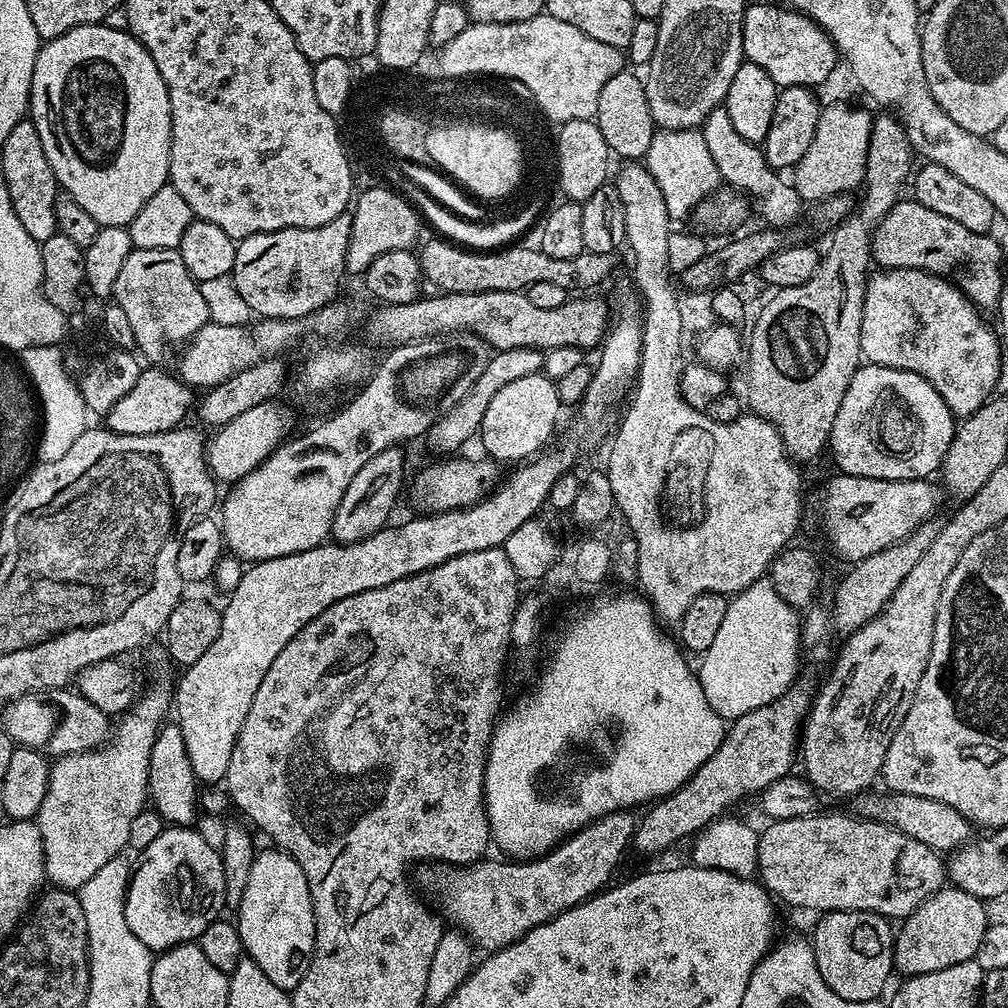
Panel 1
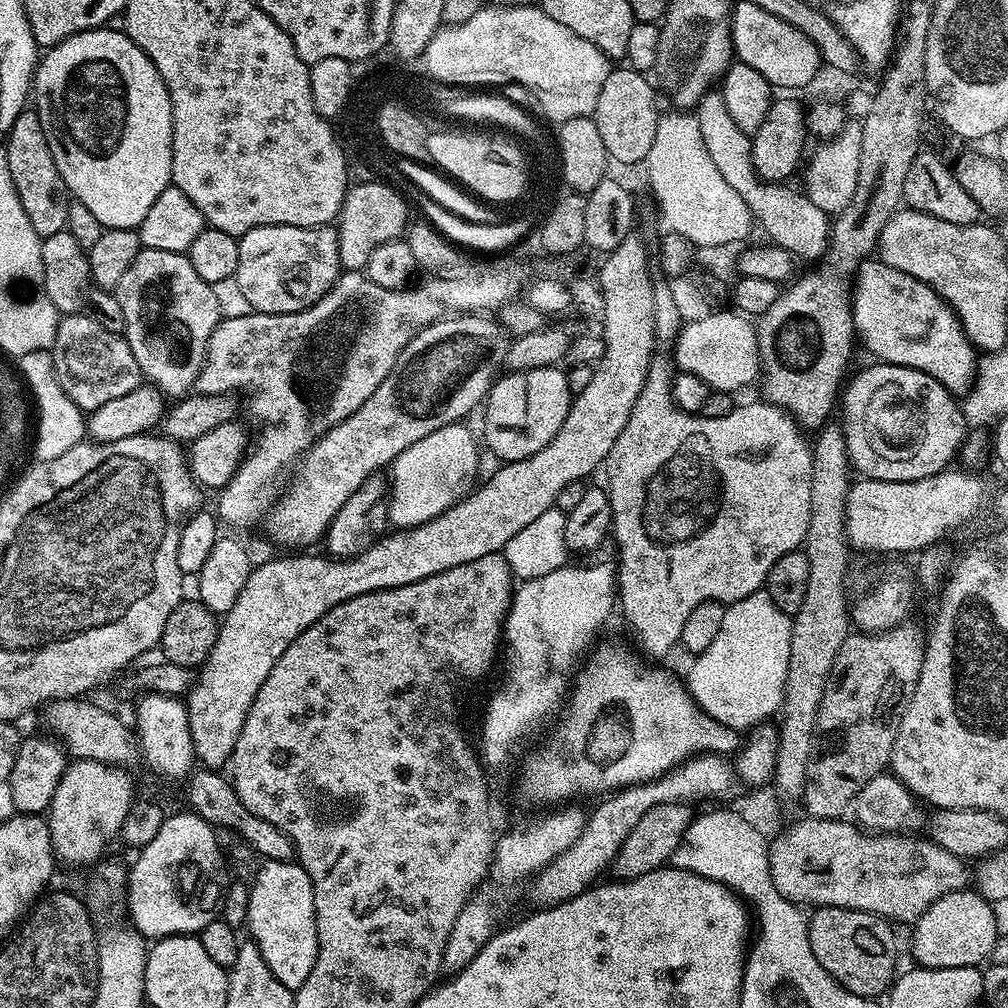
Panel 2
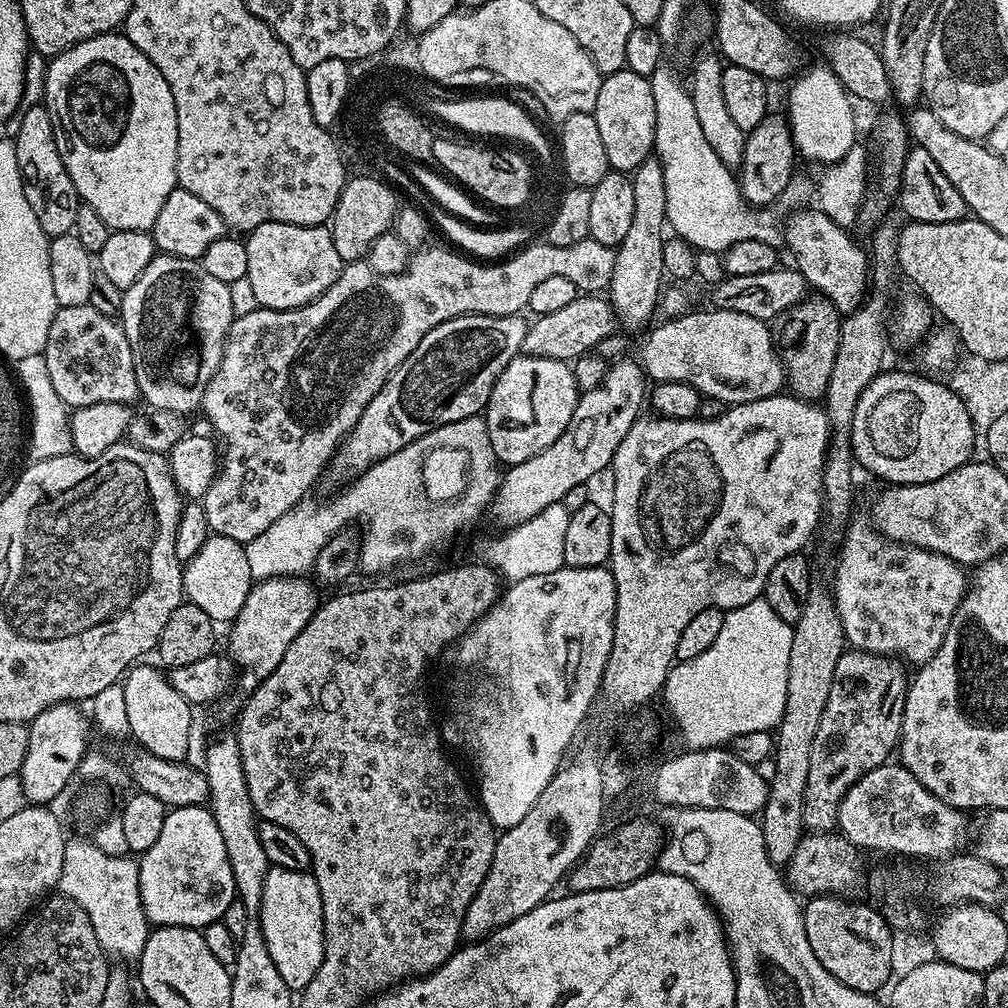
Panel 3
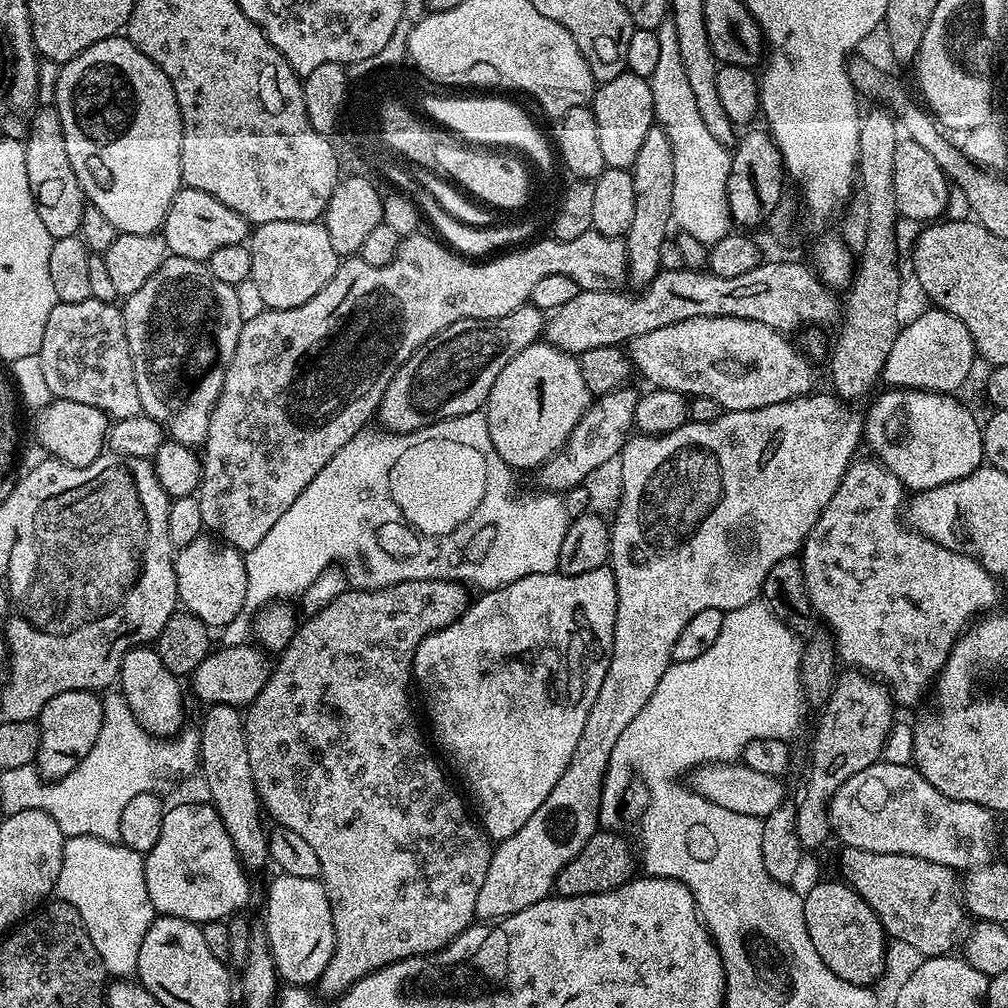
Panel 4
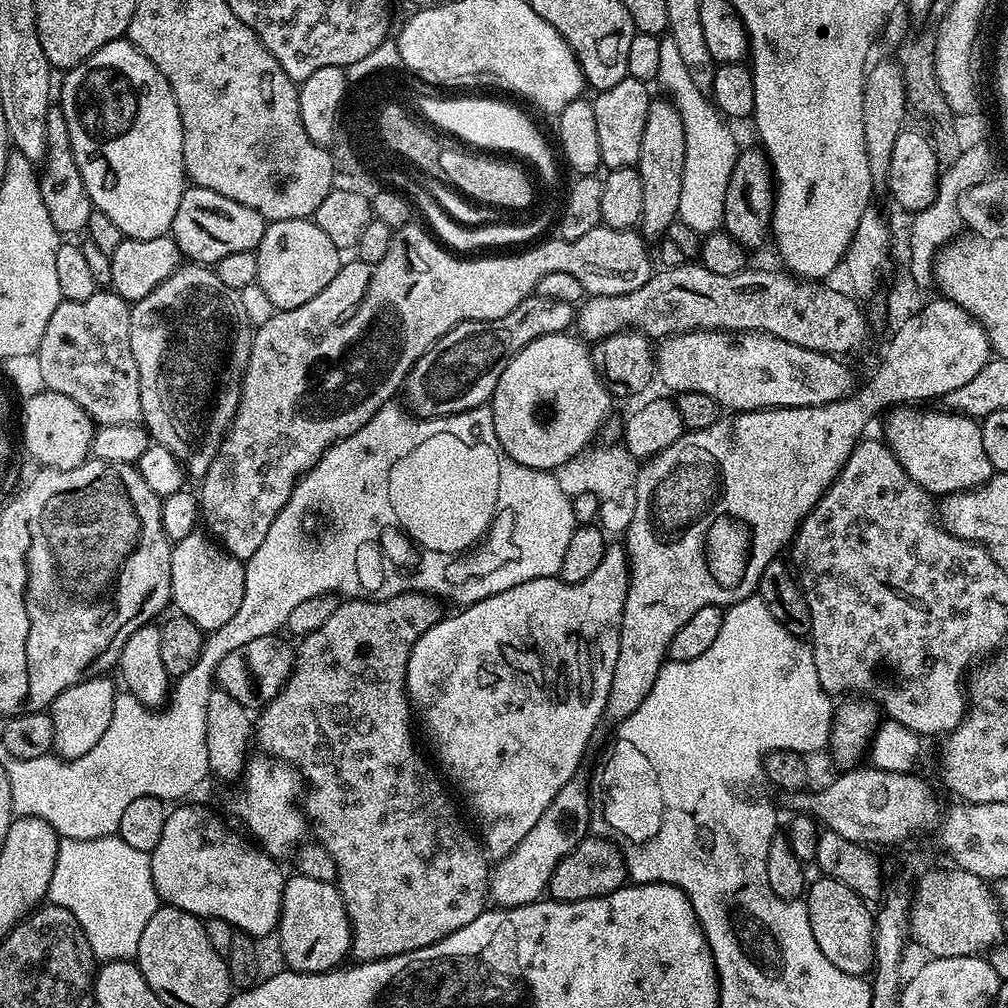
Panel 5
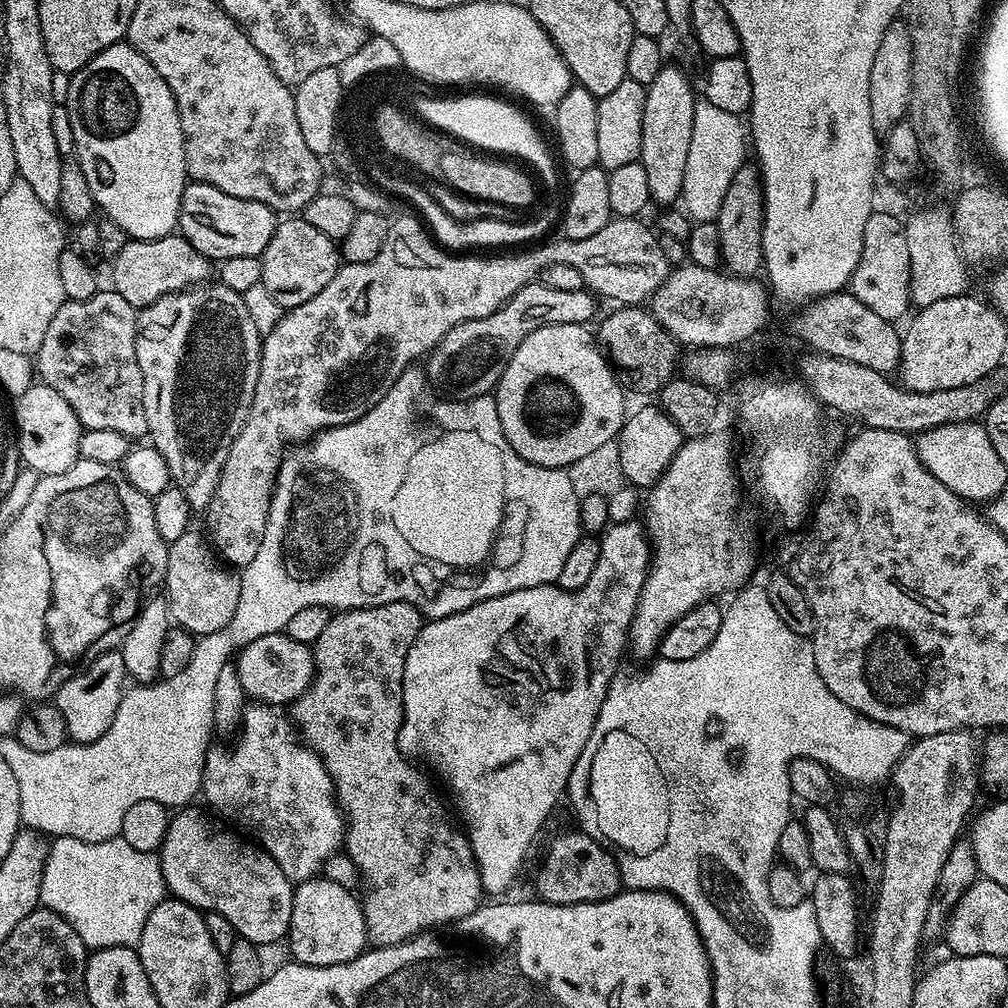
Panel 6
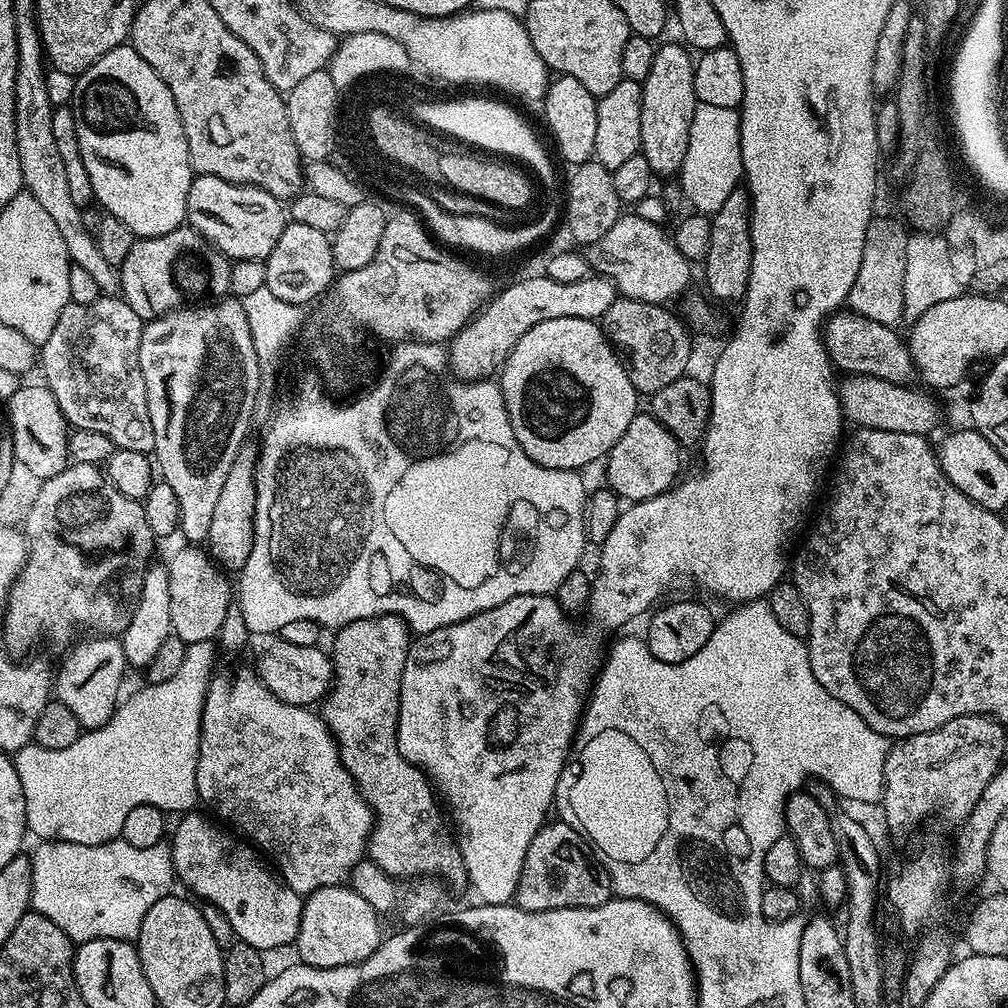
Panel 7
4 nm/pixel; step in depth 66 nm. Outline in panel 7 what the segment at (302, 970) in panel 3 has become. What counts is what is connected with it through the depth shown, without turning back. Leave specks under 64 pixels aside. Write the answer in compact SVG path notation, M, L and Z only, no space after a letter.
M344 884L322 886L303 897L302 922L294 941L299 963L315 968L337 968L343 964L360 964L380 946L381 917L374 906Z

